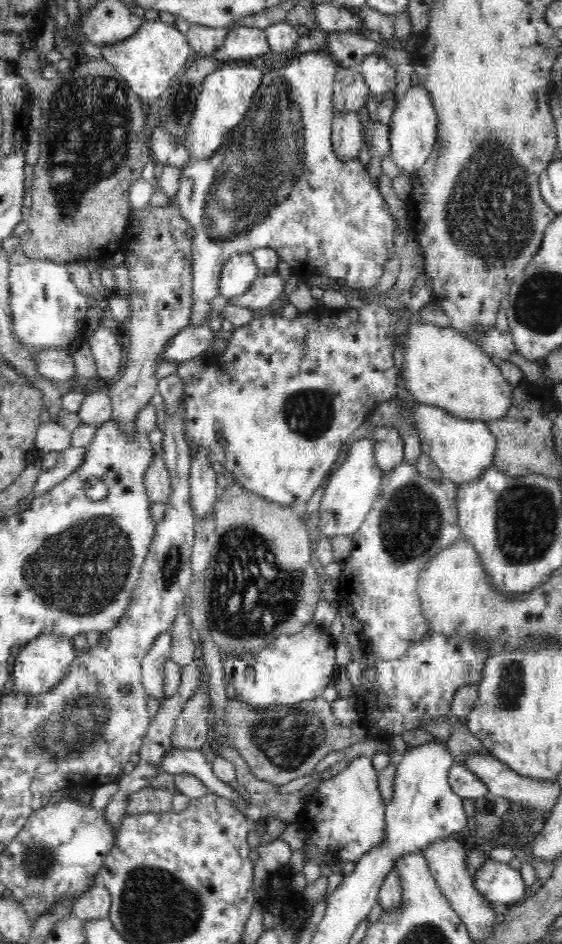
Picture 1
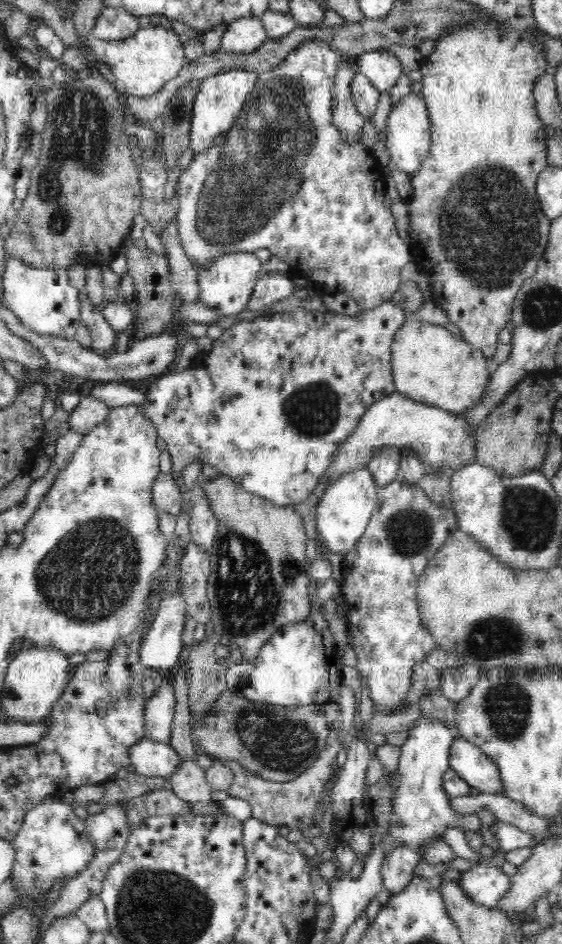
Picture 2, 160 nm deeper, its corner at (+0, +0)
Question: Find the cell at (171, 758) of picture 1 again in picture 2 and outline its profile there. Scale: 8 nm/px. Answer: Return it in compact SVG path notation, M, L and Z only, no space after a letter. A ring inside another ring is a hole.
M150 739L136 741L128 751L129 764L142 776L165 776L180 766L180 757L171 743L162 744Z

